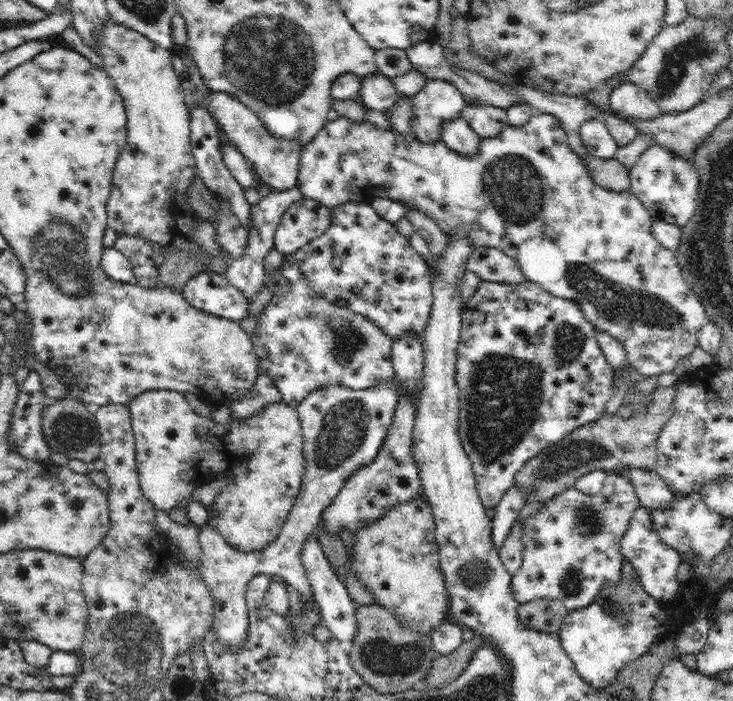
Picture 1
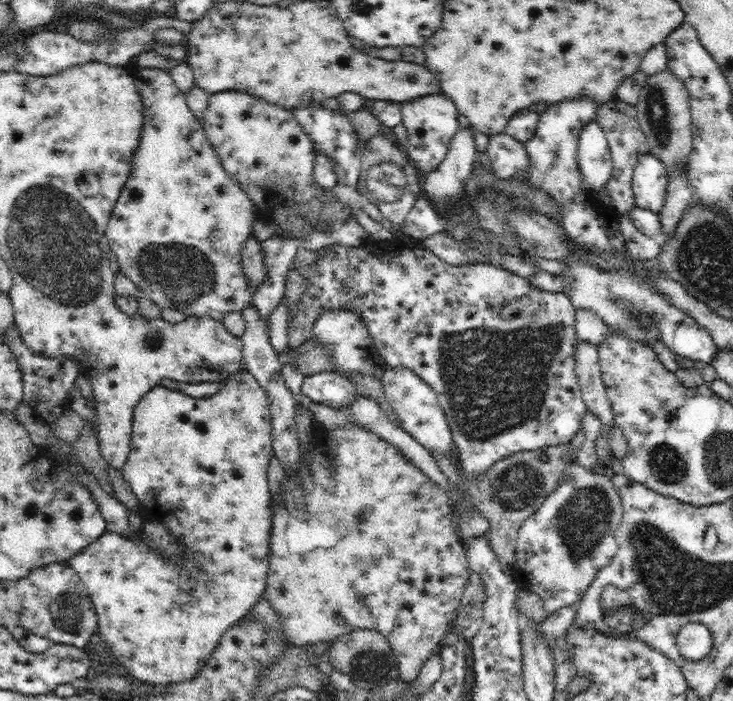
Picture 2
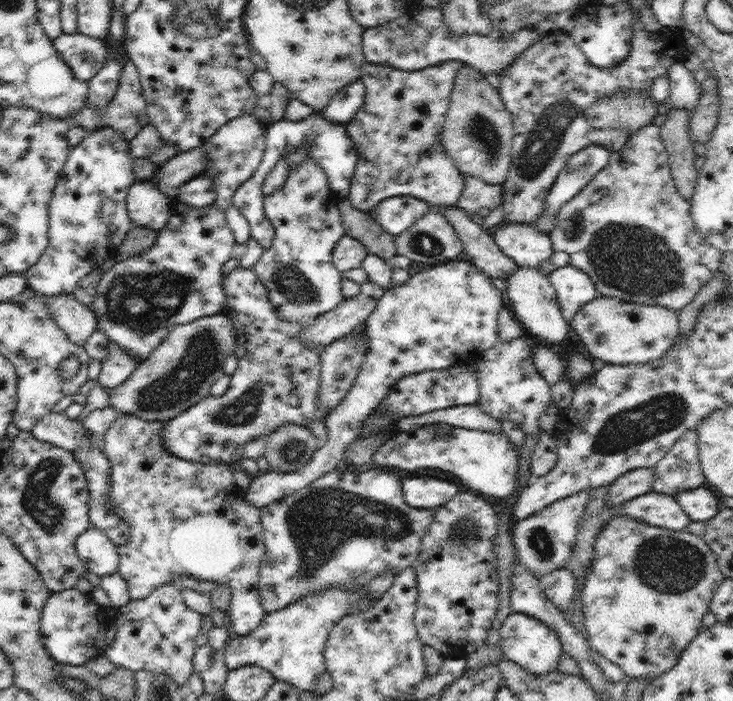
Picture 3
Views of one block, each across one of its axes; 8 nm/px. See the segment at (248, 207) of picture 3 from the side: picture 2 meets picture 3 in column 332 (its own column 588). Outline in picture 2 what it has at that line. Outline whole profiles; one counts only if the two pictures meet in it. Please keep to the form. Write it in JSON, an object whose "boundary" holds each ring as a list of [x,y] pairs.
{"boundary":[[[596,120],[583,126],[577,153],[584,188],[591,192],[604,188],[612,176],[613,159],[605,132]]]}

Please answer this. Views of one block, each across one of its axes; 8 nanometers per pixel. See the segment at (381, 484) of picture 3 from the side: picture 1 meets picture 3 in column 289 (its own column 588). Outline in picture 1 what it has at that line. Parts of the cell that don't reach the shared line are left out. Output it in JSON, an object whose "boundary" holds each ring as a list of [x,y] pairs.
{"boundary":[[[625,473],[607,475],[602,491],[595,496],[580,493],[575,487],[554,497],[548,505],[524,520],[522,541],[524,559],[522,567],[511,575],[511,589],[515,601],[521,605],[534,598],[552,597],[562,601],[569,611],[584,608],[594,602],[602,586],[618,586],[622,582],[623,557],[619,542],[629,529],[630,517],[641,503],[632,481]]]}

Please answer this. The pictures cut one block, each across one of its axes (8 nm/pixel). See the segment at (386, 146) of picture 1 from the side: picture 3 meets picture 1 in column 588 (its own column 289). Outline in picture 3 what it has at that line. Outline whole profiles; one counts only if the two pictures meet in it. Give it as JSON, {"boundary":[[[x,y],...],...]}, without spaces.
{"boundary":[[[310,158],[291,168],[286,182],[272,196],[264,197],[265,215],[274,227],[275,237],[272,246],[265,249],[252,269],[266,287],[268,298],[282,320],[309,324],[320,315],[330,312],[346,297],[341,289],[342,273],[331,259],[334,247],[345,235],[338,208],[339,199],[339,195],[328,184],[327,174]]]}

